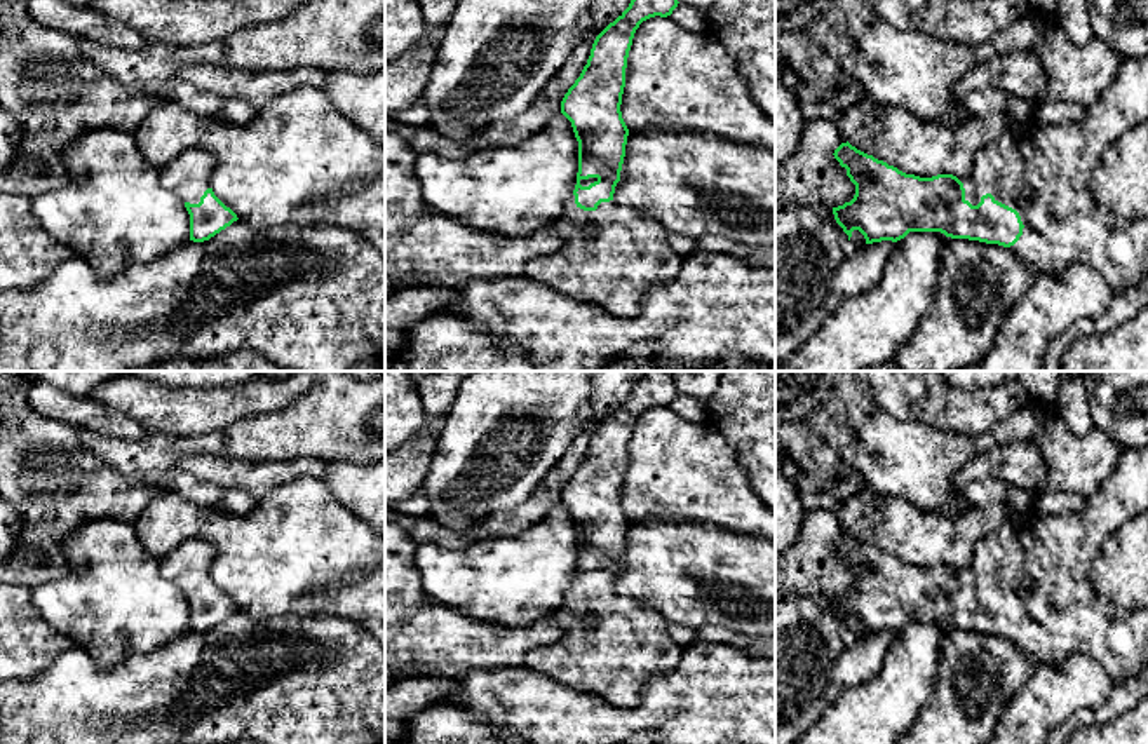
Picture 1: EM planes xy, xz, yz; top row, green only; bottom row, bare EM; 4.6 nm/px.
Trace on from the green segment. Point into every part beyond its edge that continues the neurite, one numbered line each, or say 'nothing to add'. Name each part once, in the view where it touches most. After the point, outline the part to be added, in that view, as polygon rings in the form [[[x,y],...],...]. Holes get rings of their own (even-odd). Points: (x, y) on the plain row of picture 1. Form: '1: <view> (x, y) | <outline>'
1: yz (1042, 561) | [[[1122,451],[1103,486],[1087,497],[1080,514],[1049,516],[1035,511],[1009,514],[989,537],[977,542],[972,563],[962,568],[972,596],[991,584],[1016,599],[1024,615],[1012,643],[1031,660],[1050,666],[1070,655],[1099,662],[1115,681],[1129,680],[1148,666],[1148,608],[1120,610],[1103,599],[1091,578],[1092,563],[1106,537],[1148,511],[1148,451]]]

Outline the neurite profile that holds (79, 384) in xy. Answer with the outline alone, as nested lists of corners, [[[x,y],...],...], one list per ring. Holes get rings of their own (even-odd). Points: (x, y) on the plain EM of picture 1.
[[[37,371],[37,382],[47,383],[75,397],[87,396],[98,385],[122,371]]]

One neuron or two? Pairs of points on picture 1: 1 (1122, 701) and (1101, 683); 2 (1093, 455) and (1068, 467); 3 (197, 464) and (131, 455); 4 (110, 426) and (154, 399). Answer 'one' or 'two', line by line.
1: two
2: one
3: two
4: two

